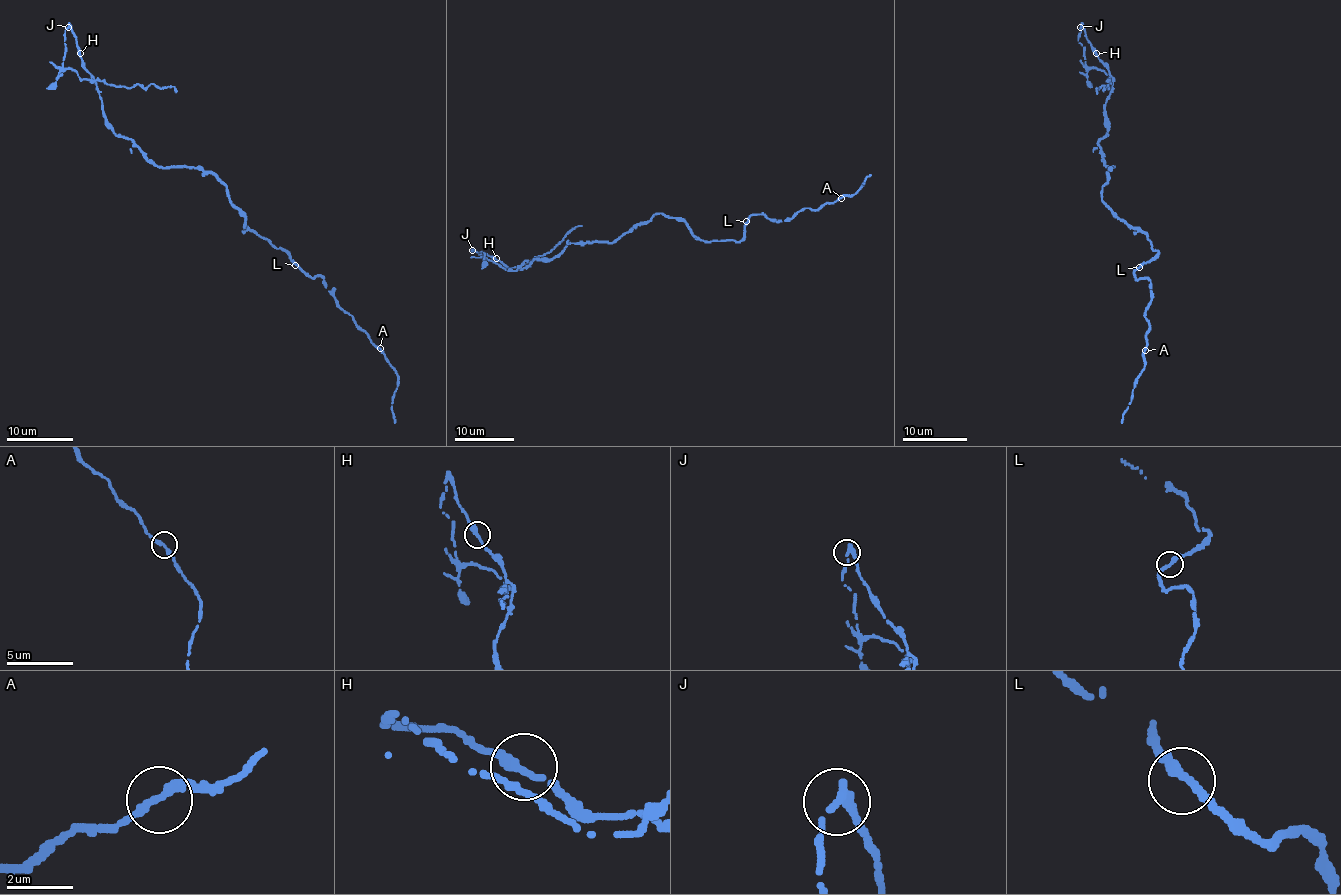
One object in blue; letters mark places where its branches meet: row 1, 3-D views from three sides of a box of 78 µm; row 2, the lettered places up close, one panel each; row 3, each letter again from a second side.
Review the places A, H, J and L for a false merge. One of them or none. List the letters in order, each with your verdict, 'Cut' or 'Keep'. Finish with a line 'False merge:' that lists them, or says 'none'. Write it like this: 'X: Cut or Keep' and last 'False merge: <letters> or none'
A: Keep
H: Keep
J: Cut
L: Keep
False merge: J

